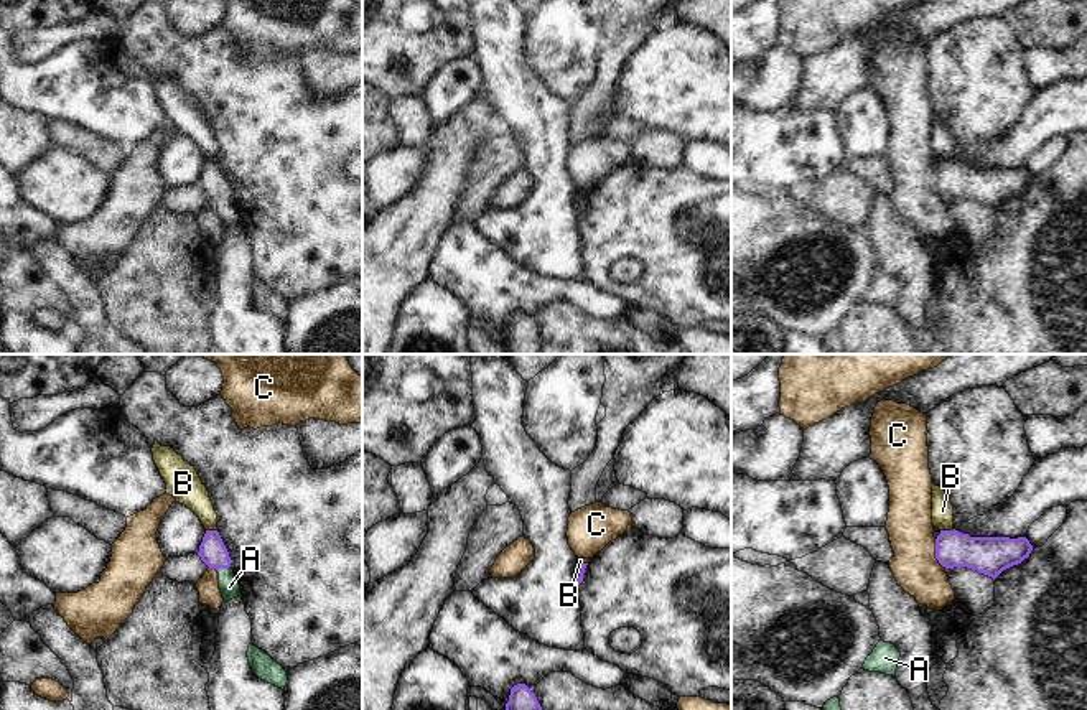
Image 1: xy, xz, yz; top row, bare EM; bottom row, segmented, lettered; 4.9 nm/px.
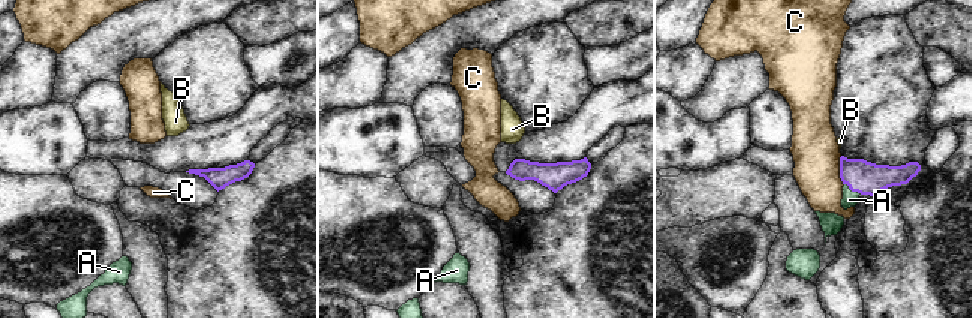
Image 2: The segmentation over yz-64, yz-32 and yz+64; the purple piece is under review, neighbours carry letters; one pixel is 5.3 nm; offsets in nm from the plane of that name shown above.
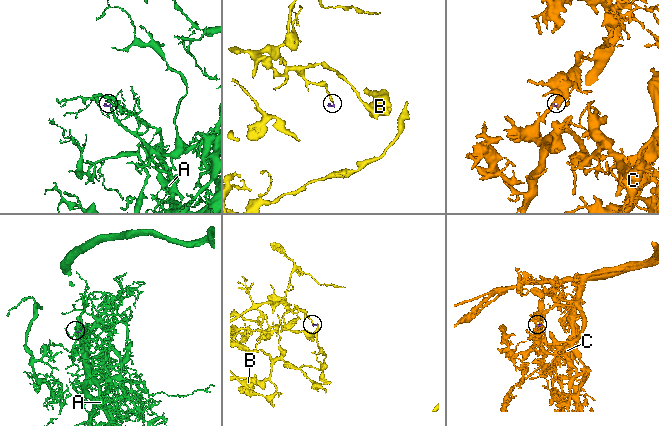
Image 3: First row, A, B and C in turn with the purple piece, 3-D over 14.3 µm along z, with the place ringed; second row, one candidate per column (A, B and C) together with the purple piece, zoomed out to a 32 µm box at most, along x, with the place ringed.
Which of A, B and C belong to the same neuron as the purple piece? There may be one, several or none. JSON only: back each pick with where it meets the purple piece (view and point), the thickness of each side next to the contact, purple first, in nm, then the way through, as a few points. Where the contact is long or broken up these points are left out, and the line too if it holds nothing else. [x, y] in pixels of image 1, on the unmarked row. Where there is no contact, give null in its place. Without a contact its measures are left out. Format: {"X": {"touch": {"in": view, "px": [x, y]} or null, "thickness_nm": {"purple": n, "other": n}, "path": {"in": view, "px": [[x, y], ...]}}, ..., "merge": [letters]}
{"A": {"touch": {"in": "xy", "px": [223, 198]}, "thickness_nm": {"purple": 140, "other": 100}, "path": {"in": "xy", "px": [[213, 183], [223, 198], [229, 218]]}}, "merge": ["A"]}

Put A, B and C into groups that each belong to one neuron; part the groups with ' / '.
A / B / C

